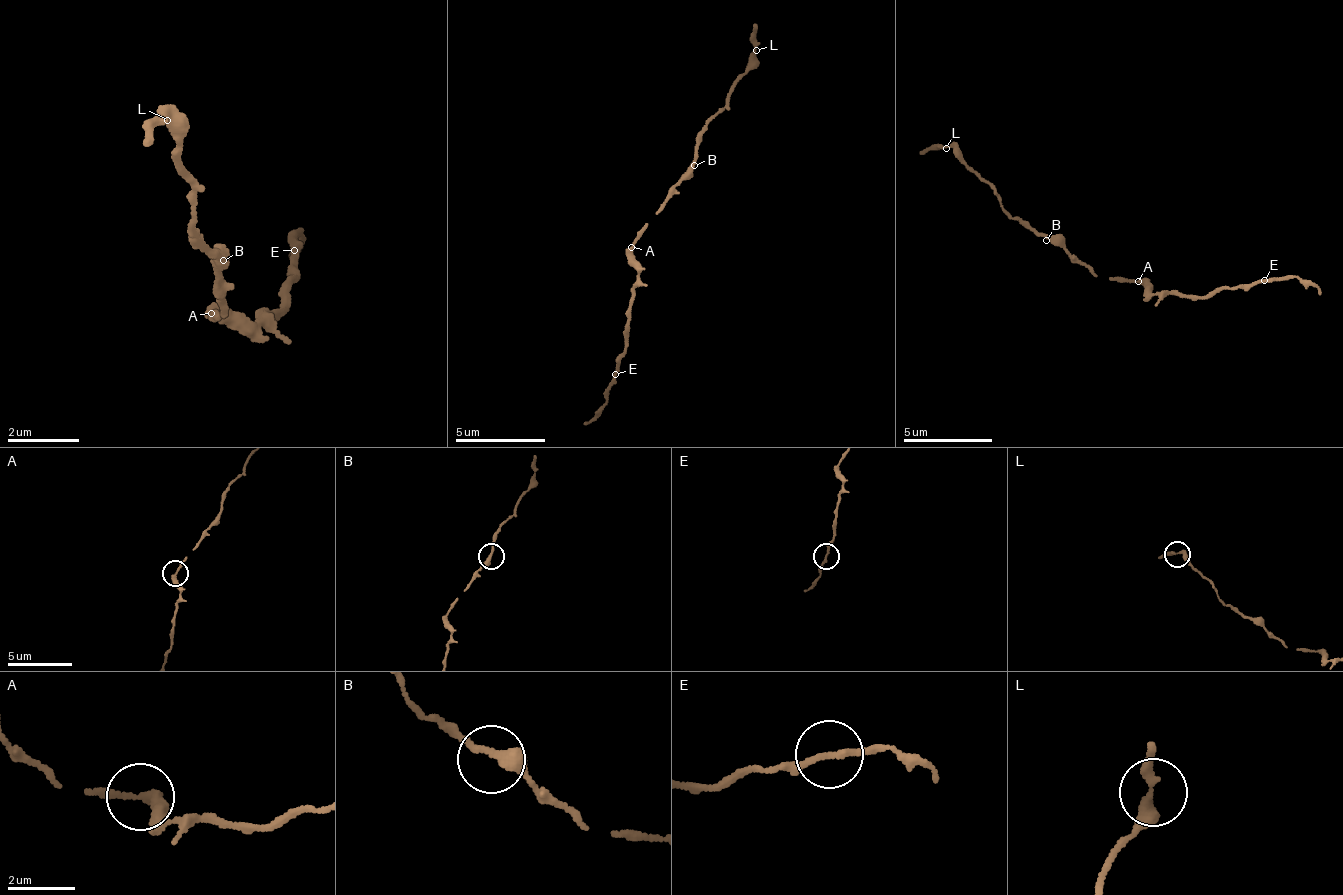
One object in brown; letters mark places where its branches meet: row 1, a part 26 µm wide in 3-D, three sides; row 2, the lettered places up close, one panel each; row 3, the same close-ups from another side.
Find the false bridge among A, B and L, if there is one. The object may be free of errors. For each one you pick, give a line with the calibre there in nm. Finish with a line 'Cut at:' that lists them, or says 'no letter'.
Cut at: no letter

